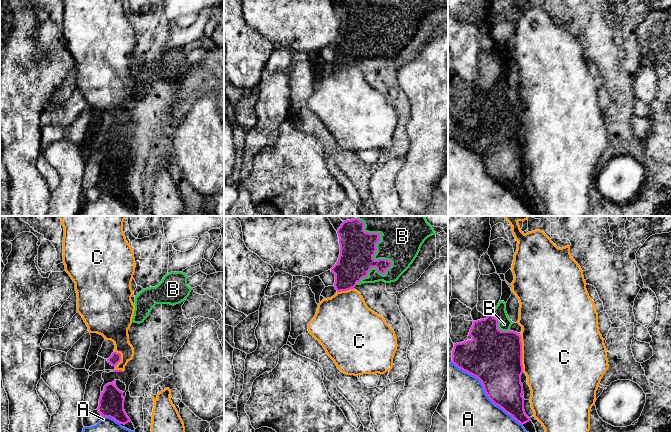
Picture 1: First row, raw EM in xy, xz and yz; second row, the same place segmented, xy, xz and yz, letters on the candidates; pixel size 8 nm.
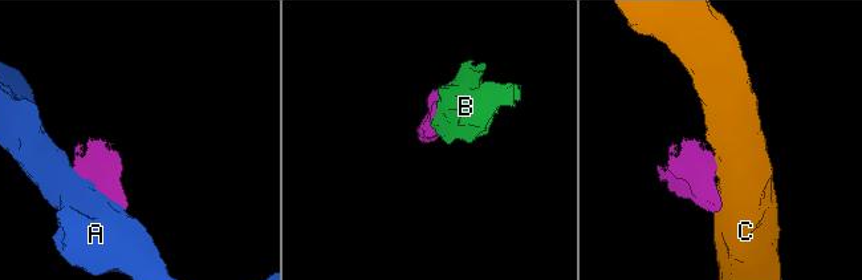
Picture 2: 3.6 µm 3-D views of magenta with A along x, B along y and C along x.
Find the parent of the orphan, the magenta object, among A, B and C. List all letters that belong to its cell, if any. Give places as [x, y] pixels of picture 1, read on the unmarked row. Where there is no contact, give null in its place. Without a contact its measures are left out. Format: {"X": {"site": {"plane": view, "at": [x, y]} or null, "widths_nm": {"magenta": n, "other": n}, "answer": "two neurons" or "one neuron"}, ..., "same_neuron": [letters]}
{"A": {"site": {"plane": "yz", "at": [485, 168]}, "widths_nm": {"magenta": 380, "other": 500}, "answer": "two neurons"}, "B": {"site": {"plane": "xz", "at": [381, 35]}, "widths_nm": {"magenta": 280, "other": 320}, "answer": "one neuron"}, "C": {"site": {"plane": "yz", "at": [521, 130]}, "widths_nm": {"magenta": 440, "other": 500}, "answer": "two neurons"}, "same_neuron": ["B"]}

